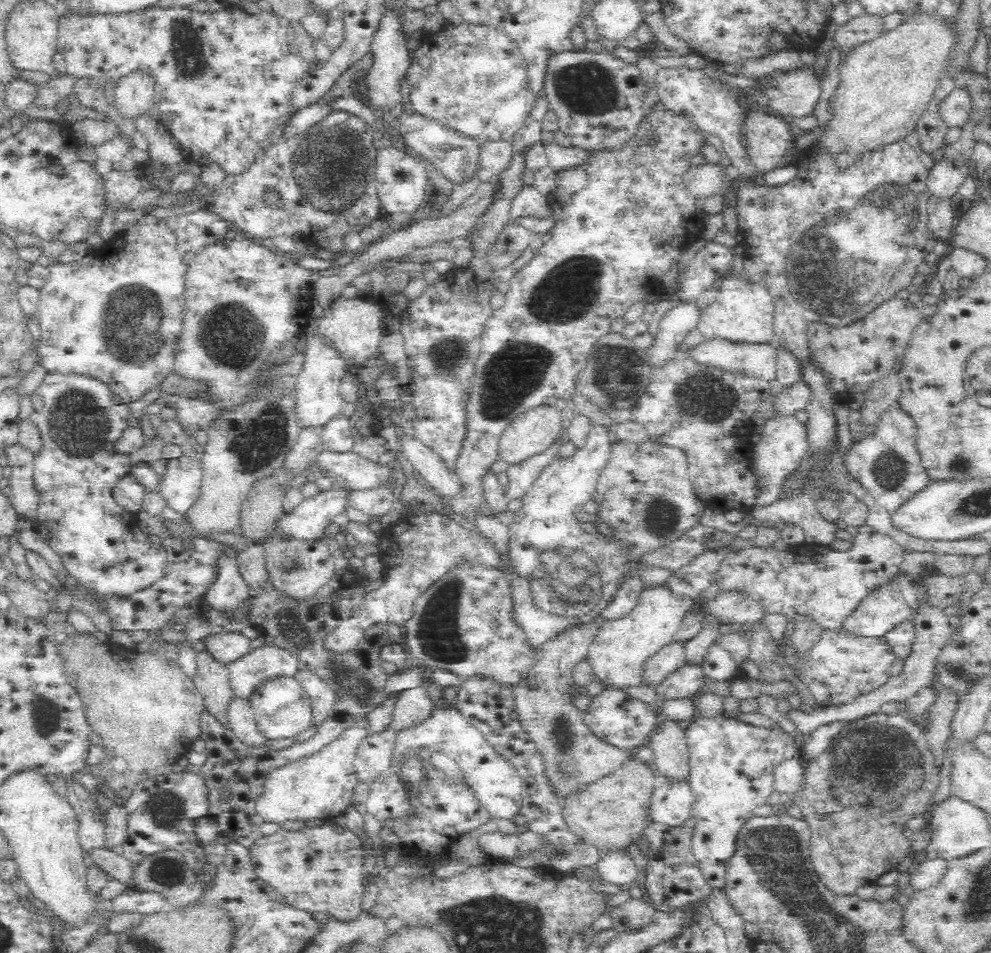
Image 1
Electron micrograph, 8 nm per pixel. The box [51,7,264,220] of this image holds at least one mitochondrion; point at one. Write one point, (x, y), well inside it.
(185, 41)

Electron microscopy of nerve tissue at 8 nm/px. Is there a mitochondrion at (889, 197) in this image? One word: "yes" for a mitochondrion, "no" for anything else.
yes

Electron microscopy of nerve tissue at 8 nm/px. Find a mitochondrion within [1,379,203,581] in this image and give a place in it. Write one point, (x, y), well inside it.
(80, 425)

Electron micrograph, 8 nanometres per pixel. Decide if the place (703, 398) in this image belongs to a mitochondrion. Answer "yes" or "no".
yes

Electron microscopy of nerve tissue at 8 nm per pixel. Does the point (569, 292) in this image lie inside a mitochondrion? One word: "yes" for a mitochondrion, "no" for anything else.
yes

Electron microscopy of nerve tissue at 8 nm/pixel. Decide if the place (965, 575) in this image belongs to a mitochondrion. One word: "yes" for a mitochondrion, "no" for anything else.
no

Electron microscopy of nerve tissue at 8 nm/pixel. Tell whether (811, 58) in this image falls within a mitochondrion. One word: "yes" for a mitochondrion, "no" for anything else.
no

